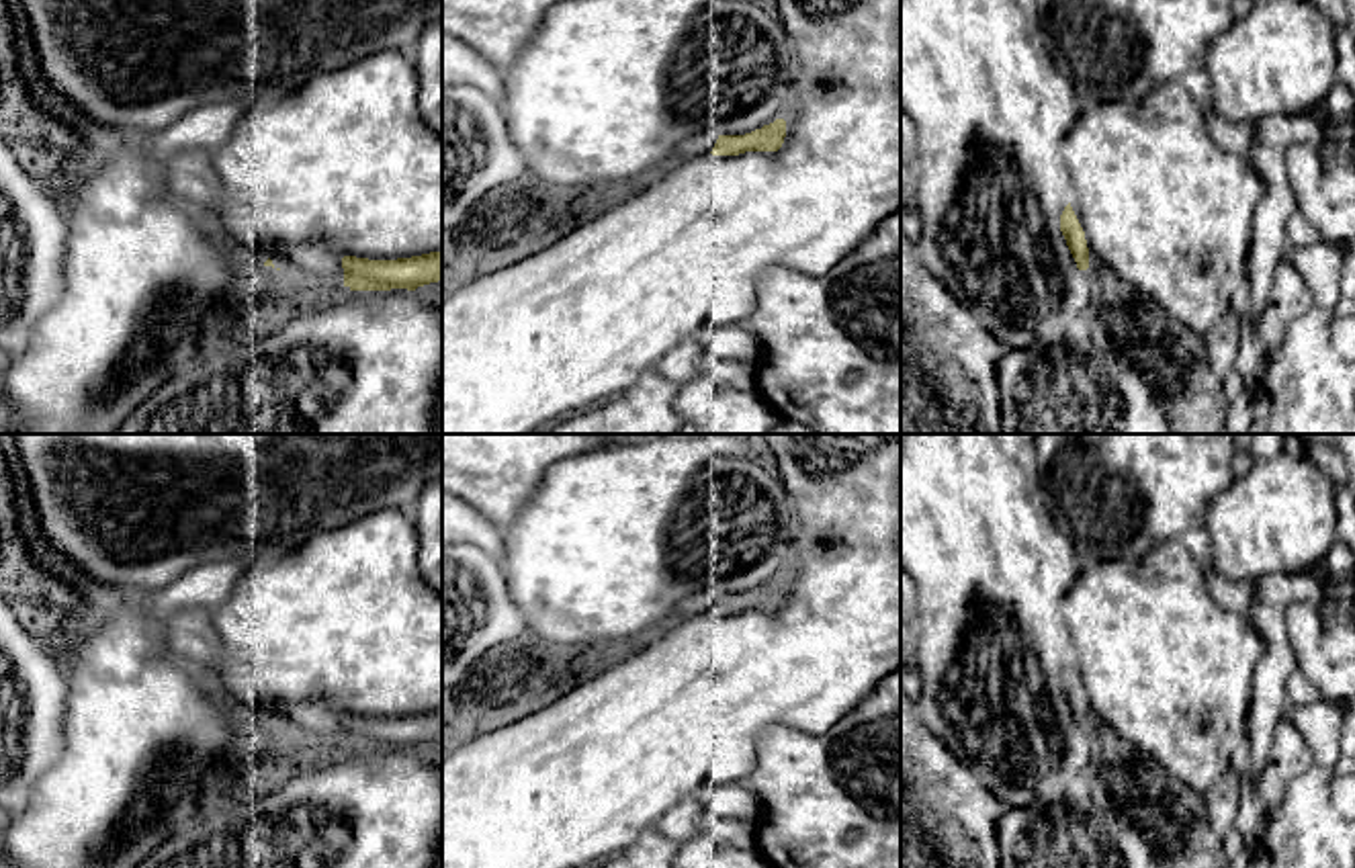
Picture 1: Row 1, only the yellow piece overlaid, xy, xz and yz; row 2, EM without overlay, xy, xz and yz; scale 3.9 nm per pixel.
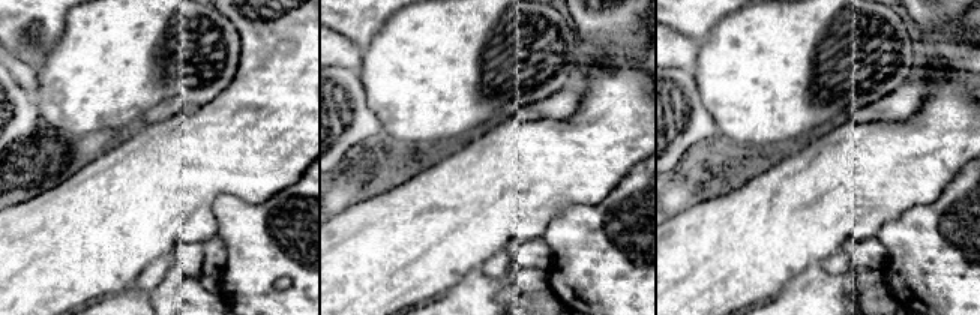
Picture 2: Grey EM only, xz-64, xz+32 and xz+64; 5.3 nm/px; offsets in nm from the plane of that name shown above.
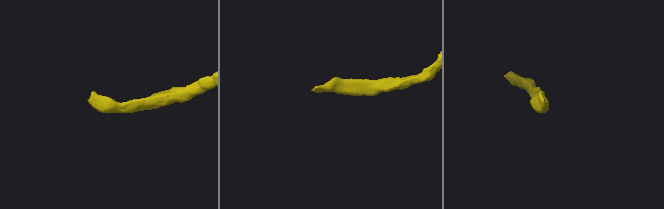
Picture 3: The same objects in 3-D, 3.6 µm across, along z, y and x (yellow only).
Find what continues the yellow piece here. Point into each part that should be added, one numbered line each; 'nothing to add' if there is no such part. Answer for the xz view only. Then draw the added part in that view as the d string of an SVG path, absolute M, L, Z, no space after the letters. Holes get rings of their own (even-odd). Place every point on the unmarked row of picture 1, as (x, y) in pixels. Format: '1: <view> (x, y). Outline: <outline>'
1: xz (703, 602). Outline: M706 590L686 602L682 602L678 608L675 608L675 616L680 620L688 620L688 618L696 618L696 616L702 616L706 612L712 610L714 602L718 598L718 592L716 590Z

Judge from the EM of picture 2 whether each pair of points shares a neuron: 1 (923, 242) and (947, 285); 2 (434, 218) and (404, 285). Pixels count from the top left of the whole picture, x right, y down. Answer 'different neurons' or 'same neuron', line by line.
1: same neuron
2: same neuron

